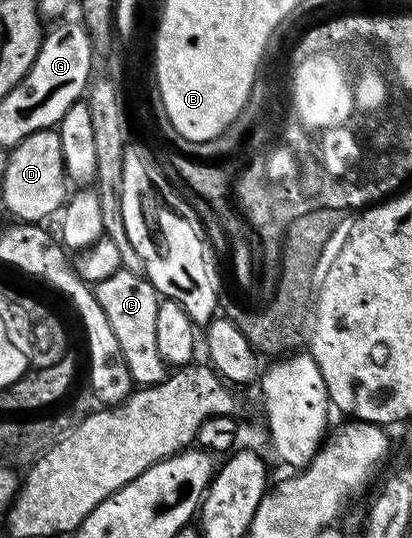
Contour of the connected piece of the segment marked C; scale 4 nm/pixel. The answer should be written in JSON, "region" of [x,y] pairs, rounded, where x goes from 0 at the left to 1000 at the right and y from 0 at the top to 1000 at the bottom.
{"region":[[[294,498],[282,511],[235,524],[233,550],[243,571],[252,571],[252,586],[262,586],[262,600],[272,600],[272,615],[282,615],[282,630],[291,630],[291,652],[301,652],[306,680],[328,717],[352,719],[396,708],[408,699],[408,678],[393,669],[388,652],[381,651],[379,593],[388,546],[374,535],[374,528],[354,520],[345,507],[323,507]]]}

